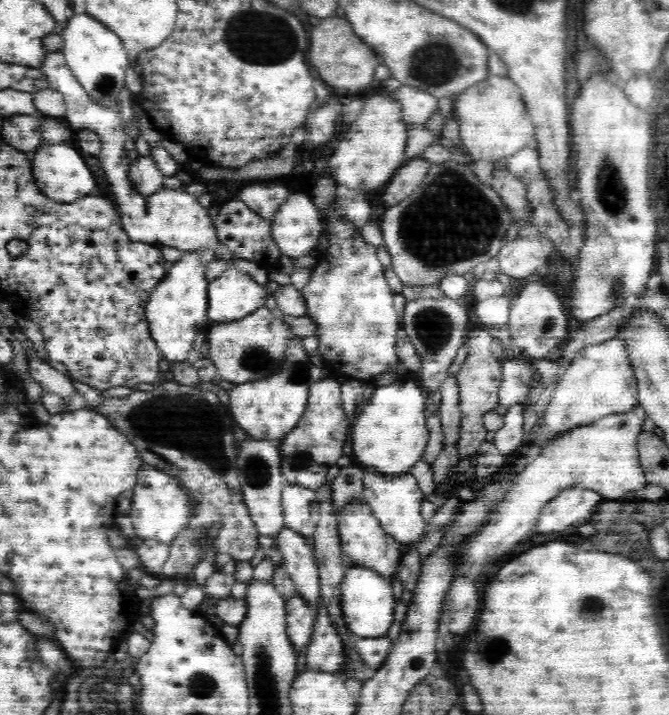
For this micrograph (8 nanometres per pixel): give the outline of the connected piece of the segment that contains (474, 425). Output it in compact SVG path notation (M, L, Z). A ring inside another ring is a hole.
M488 329L468 332L465 345L468 347L468 356L464 360L462 368L454 374L460 388L460 438L458 438L459 456L462 458L474 458L480 444L486 441L484 420L482 416L488 411L496 411L500 406L501 385L503 380L503 368L501 363L492 357L491 344L493 338Z

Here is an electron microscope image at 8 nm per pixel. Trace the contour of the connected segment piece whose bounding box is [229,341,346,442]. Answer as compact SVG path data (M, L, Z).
M297 341L297 345L293 346L289 353L289 361L284 362L284 369L265 381L236 385L229 392L230 415L248 436L259 441L280 442L289 431L298 426L302 410L306 410L308 388L312 383L324 378L335 378L341 385L346 382L344 377L334 376L326 366L316 368L304 346Z

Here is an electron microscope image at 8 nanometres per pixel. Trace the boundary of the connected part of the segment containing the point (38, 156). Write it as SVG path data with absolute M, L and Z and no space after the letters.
M42 144L30 154L31 165L33 166L34 182L42 194L56 202L67 204L74 202L80 197L92 194L94 190L94 178L88 170L87 162L82 160L82 154L78 154L68 144Z

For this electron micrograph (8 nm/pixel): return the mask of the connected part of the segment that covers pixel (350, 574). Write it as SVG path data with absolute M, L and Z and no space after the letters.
M347 567L340 583L340 601L346 628L356 639L386 637L394 622L396 598L392 591L390 578L384 578L375 570L366 567Z

